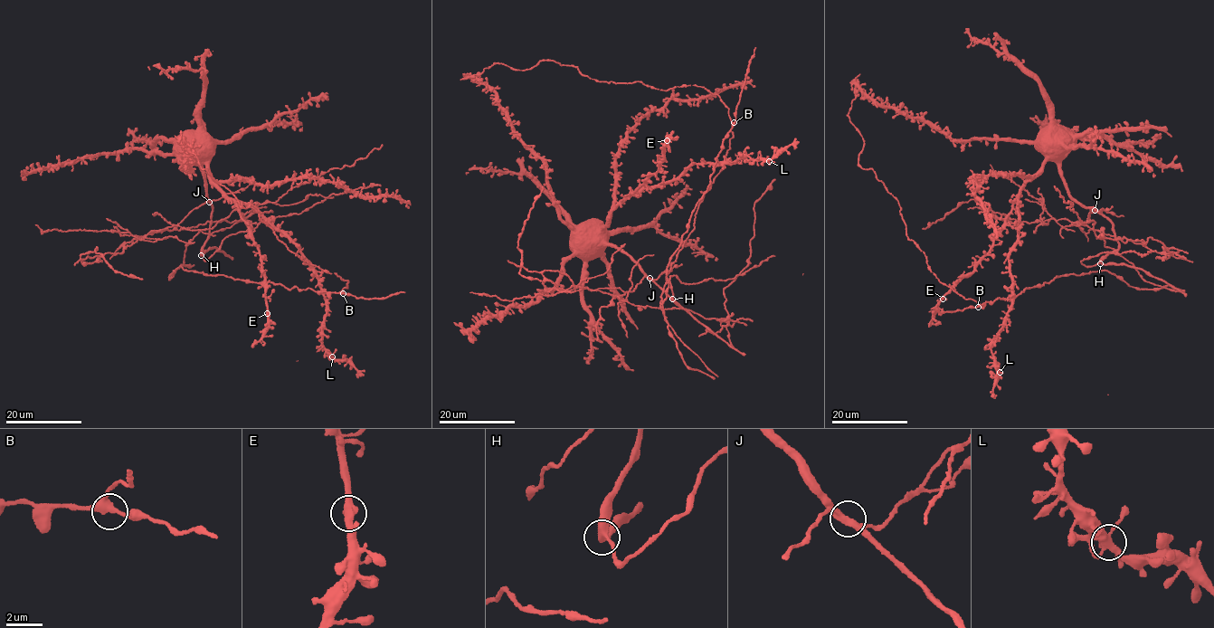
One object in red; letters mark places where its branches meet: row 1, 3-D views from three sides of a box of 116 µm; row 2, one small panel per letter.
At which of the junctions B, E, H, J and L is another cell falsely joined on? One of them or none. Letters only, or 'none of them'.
J

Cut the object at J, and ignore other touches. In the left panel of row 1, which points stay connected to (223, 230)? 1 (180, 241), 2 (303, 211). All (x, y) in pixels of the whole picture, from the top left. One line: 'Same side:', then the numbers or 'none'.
Same side: 1

